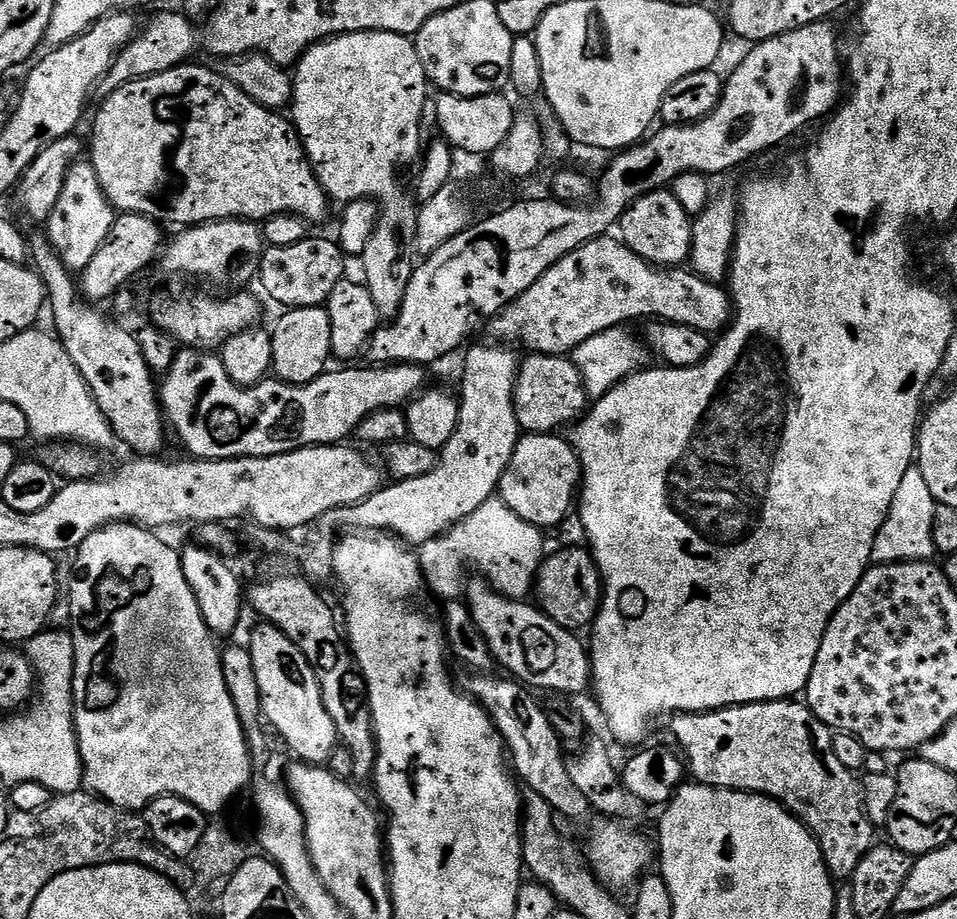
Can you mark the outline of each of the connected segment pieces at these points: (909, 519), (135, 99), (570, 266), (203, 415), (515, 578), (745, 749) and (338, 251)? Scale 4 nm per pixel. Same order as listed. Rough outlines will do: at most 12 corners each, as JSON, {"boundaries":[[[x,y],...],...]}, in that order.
{"boundaries":[[[906,470],[871,563],[931,561],[936,499]],[[185,62],[92,124],[117,213],[328,216],[295,127]],[[615,235],[491,317],[500,346],[567,357],[623,320],[720,334],[719,283]],[[177,351],[160,407],[189,457],[347,441],[425,387],[418,364],[239,388]],[[503,500],[419,545],[427,591],[461,599],[464,564],[501,596],[533,591],[541,529]],[[789,698],[676,714],[695,783],[783,804],[837,881],[877,843],[832,729]],[[335,239],[265,247],[258,284],[281,309],[327,305],[345,279]]]}

